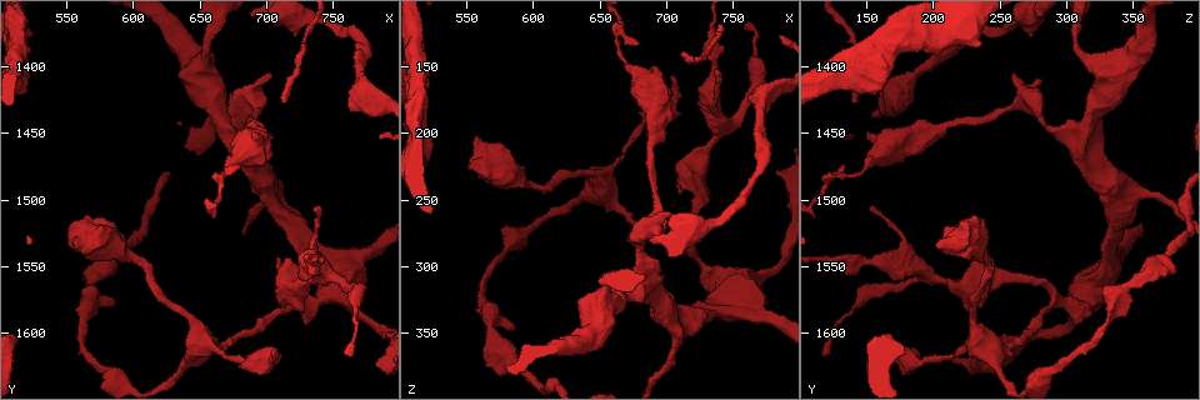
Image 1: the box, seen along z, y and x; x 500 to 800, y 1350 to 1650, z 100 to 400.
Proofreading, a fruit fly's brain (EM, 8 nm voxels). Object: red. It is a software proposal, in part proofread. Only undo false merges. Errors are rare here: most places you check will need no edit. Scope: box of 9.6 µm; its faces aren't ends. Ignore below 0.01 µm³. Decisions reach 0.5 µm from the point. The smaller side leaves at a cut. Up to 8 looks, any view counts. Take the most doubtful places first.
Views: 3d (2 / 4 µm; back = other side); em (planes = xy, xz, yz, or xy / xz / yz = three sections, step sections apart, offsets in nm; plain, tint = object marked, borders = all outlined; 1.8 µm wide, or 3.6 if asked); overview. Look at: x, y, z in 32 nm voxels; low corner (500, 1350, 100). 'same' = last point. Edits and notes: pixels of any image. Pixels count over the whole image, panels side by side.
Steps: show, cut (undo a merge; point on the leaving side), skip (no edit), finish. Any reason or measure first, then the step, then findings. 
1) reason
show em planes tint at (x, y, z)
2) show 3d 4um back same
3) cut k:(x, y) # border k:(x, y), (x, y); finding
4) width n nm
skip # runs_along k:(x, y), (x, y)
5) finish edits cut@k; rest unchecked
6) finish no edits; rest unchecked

looks like a crossing
show em 3.6um planes tint at (654, 1612, 246)

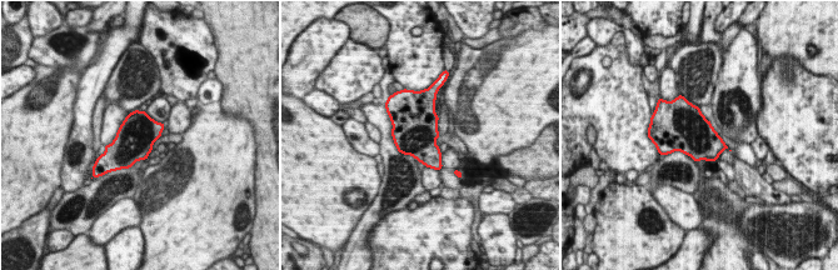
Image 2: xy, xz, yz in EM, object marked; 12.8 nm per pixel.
skip # continuous, no second neuron

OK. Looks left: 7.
calibre changes
show em 3.6um xy step 16 tint at (678, 1468, 156)

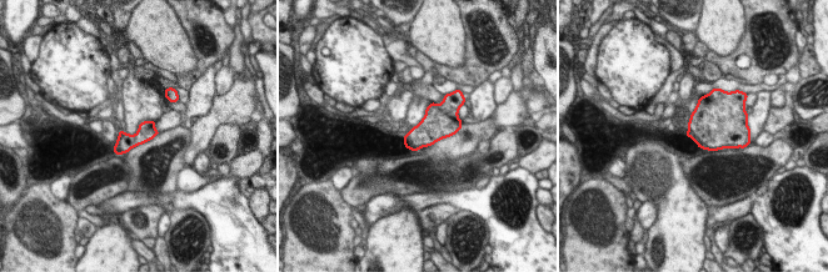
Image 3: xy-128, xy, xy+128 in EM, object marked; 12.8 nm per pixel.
width 220 nm
skip # one neuron here

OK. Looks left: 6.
branch point
show em xz step 16 tint at (692, 1426, 270)

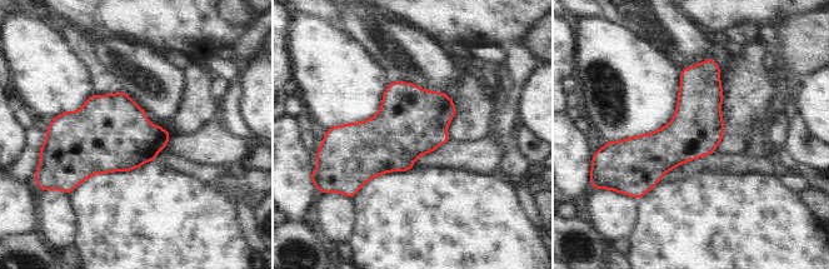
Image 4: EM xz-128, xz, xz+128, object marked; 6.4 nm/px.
width 340 nm
skip # continuous, no second neuron

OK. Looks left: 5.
finish no edits; rest unchecked

